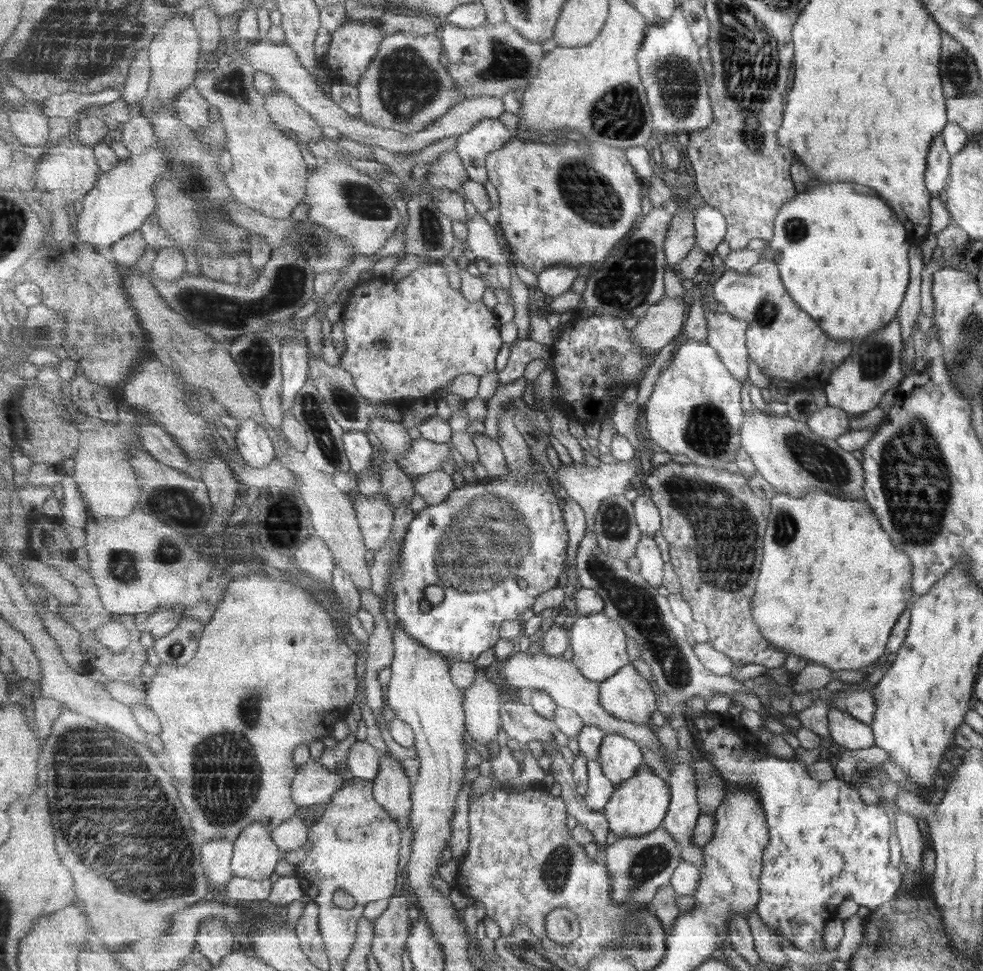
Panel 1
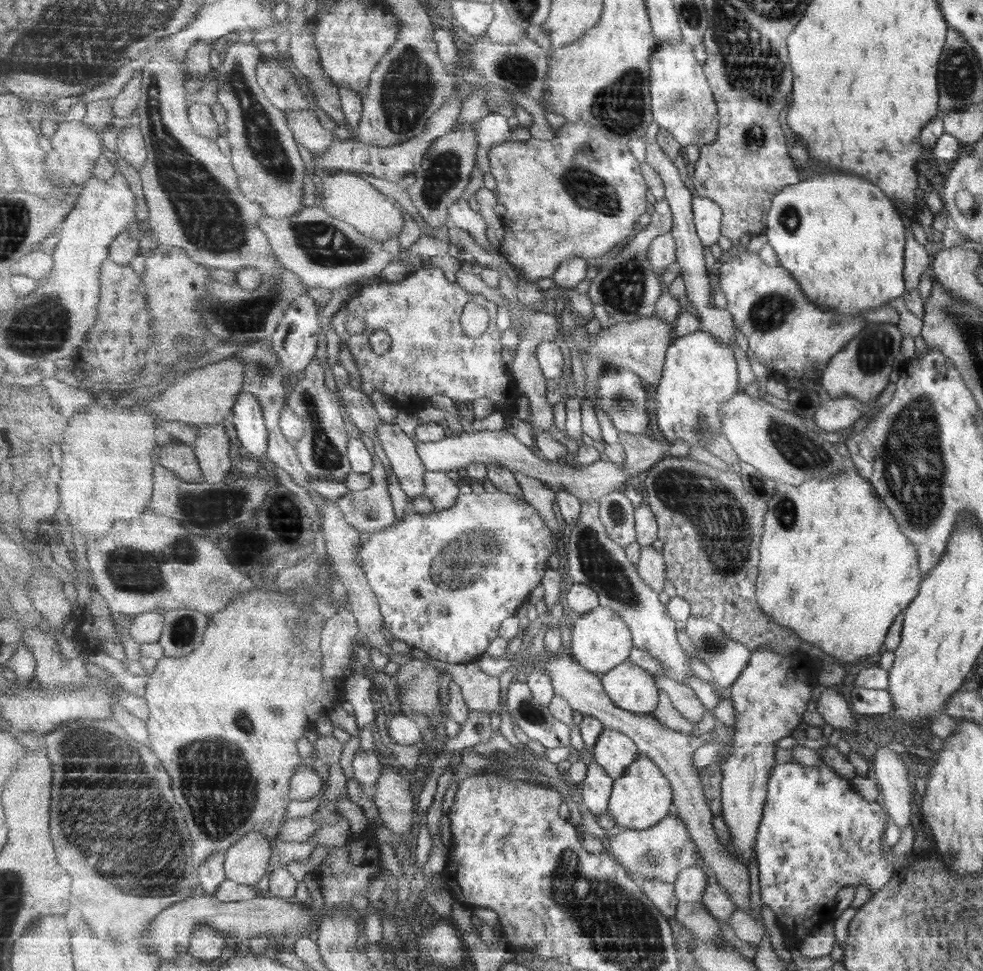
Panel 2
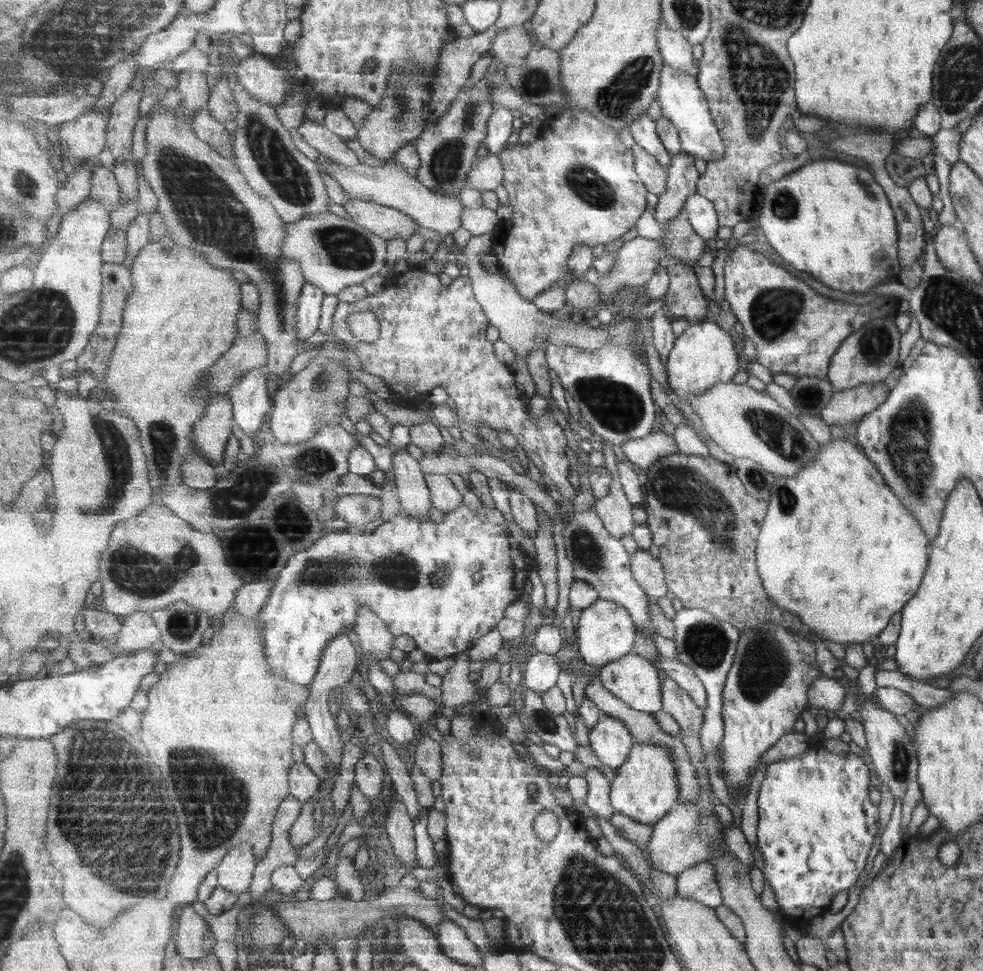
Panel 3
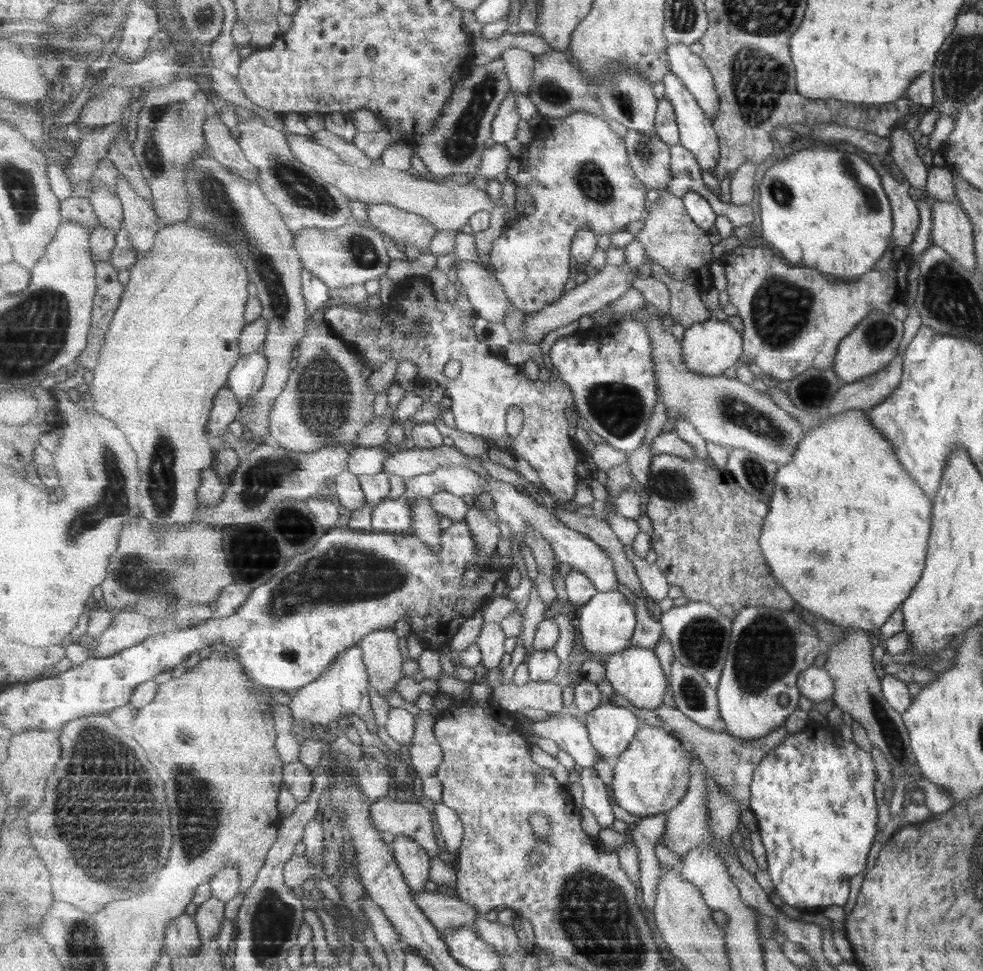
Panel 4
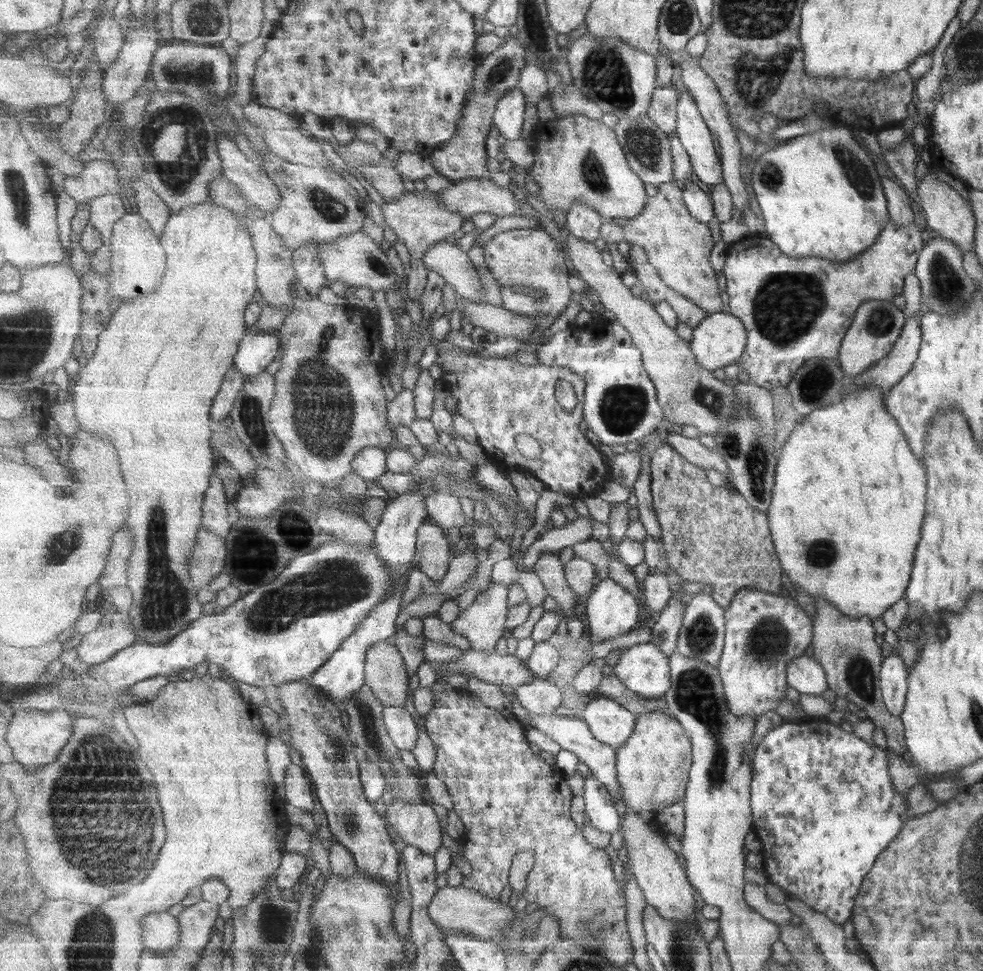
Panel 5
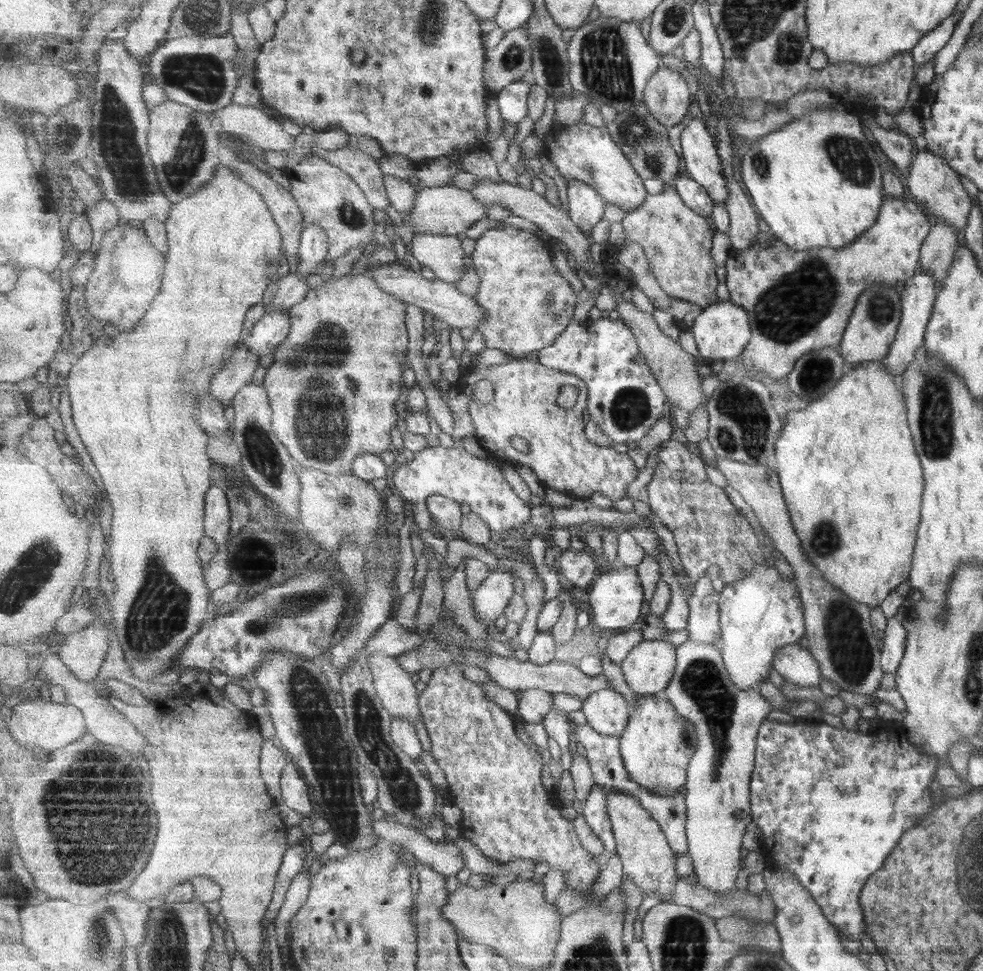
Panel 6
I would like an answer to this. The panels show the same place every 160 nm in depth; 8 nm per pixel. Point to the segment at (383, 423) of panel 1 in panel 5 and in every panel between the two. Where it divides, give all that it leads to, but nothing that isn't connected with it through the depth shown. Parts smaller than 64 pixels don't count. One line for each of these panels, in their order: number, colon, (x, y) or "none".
2: (407, 464)
3: (413, 491)
4: (426, 520)
5: (434, 551)

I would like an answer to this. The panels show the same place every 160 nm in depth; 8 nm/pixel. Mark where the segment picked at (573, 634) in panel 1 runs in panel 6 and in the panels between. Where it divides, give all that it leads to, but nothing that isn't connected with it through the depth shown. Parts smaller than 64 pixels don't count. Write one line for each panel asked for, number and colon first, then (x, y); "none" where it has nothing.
2: (601, 640)
3: (606, 632)
4: (607, 622)
5: (611, 611)
6: (616, 597)

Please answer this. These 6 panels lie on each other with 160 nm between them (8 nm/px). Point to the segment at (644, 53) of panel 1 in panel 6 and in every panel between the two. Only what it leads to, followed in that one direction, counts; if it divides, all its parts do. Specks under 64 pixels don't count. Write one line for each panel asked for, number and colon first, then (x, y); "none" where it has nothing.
2: (682, 100)
3: (681, 99)
4: (697, 132)
5: (695, 134)
6: (703, 162)

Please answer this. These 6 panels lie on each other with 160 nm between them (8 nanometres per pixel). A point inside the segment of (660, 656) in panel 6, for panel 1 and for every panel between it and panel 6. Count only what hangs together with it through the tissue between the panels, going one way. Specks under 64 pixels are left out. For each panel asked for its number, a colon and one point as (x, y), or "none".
1: (628, 696)
2: (632, 687)
3: (635, 679)
4: (636, 673)
5: (645, 668)

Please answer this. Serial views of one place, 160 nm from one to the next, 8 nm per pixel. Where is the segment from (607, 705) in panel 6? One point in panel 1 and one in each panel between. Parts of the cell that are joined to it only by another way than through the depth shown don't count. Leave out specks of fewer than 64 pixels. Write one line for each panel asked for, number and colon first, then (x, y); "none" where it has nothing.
1: (621, 758)
2: (615, 751)
3: (611, 740)
4: (612, 729)
5: (611, 722)

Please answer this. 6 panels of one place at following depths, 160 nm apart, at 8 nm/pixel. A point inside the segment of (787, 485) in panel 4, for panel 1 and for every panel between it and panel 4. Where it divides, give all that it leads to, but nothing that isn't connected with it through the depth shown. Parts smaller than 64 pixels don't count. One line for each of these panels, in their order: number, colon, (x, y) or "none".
1: (828, 566)
2: (835, 570)
3: (837, 550)

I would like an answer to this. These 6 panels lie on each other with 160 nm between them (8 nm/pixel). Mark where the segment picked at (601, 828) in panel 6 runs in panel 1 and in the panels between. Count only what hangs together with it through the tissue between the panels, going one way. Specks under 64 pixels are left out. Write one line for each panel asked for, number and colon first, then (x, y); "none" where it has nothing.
1: (600, 788)
2: (597, 788)
3: (598, 800)
4: (596, 798)
5: (600, 811)

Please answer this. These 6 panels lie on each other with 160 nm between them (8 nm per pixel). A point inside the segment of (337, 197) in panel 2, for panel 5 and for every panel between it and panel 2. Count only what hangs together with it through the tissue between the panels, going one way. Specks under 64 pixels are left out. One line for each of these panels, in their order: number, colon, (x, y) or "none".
3: (390, 223)
4: (408, 228)
5: (419, 219)

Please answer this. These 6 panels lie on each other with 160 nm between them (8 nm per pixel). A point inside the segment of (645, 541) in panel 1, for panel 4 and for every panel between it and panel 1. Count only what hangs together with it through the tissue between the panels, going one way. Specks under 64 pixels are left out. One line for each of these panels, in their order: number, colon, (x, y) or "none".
2: (652, 568)
3: (648, 570)
4: (655, 583)

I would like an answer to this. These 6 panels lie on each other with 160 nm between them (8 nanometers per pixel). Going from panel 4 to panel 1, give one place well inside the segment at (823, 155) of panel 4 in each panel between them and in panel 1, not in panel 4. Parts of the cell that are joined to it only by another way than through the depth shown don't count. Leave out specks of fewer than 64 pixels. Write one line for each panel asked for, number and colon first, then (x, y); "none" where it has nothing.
1: (841, 253)
2: (841, 239)
3: (828, 219)

